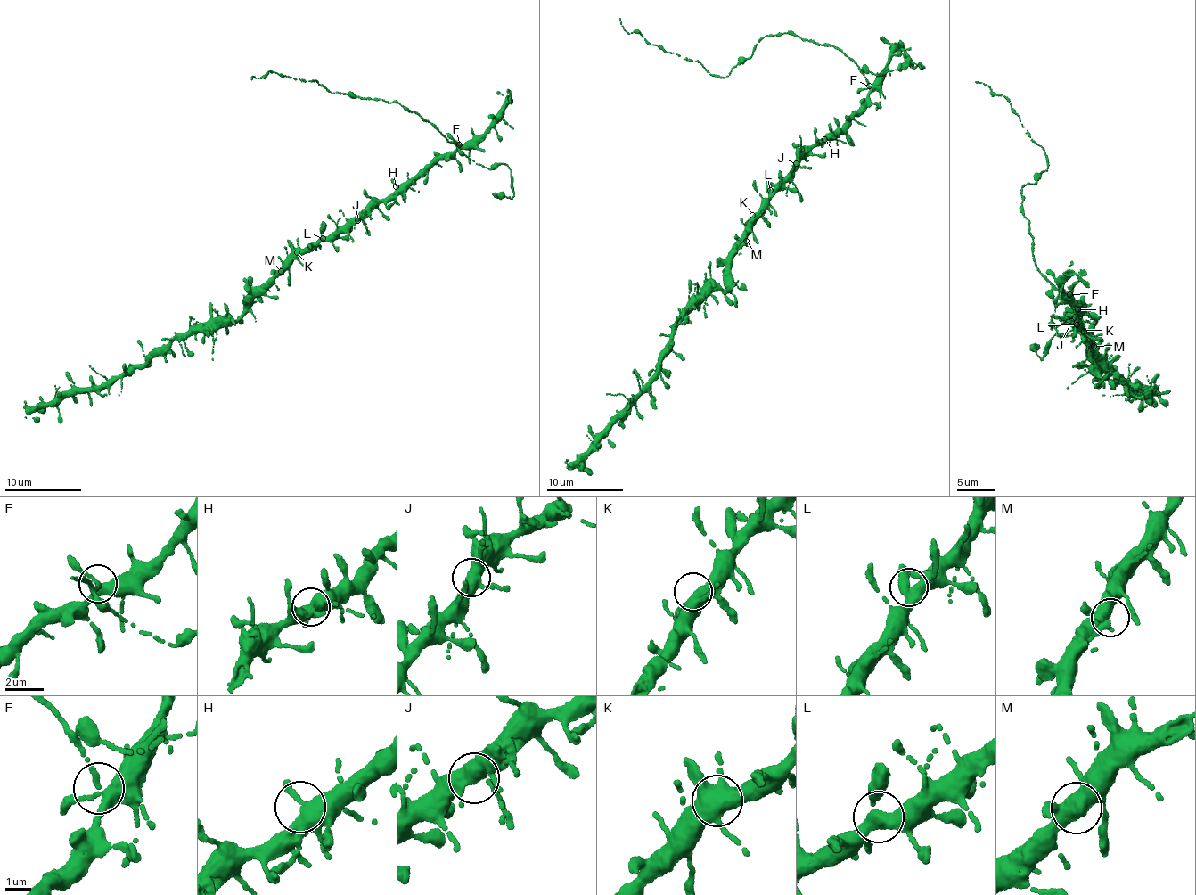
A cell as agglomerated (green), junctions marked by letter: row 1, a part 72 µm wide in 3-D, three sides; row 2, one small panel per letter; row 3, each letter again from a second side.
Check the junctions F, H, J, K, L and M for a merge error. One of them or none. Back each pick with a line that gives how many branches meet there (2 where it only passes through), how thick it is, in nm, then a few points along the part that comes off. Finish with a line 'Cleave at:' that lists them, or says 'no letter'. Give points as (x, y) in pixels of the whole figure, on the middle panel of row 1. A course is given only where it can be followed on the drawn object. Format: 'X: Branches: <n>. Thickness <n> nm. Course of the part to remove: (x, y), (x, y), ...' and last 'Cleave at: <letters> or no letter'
F: Branches: 4. Thickness 340 nm. Course of the part to remove: (869, 86), (839, 48), (786, 33), (762, 36), (728, 76), (710, 74), (697, 61), (626, 31), (619, 18)
Cleave at: F

